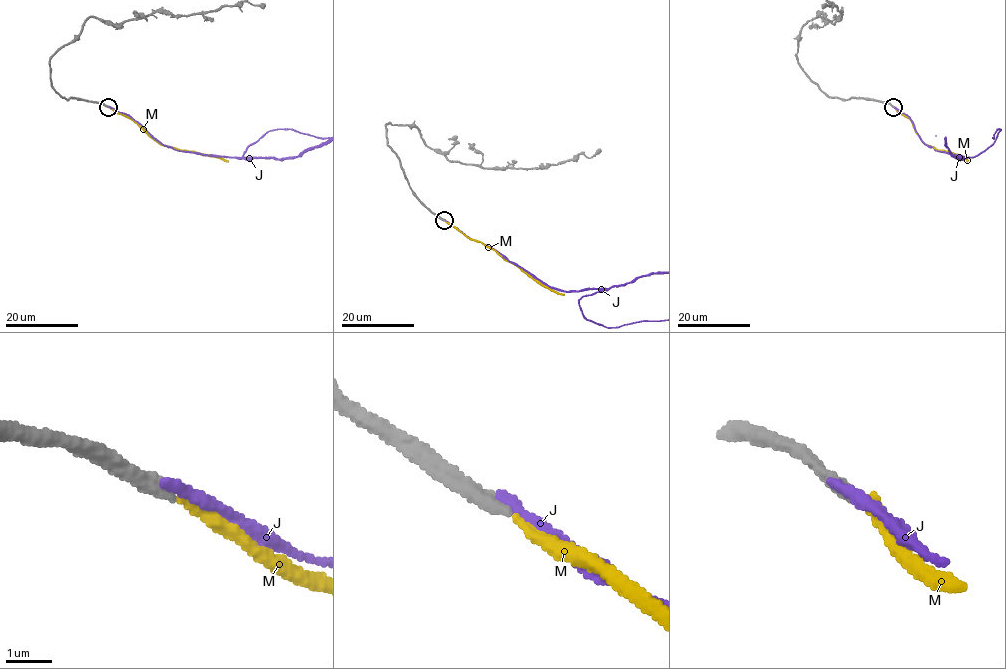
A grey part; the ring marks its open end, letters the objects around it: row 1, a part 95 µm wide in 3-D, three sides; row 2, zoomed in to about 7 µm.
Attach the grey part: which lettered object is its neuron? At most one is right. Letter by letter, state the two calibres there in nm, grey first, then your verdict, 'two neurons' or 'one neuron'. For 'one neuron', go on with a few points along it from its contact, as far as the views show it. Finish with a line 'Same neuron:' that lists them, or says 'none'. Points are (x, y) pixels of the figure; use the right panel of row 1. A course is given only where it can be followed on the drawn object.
J: calibres 360 and 240 nm; two neurons
M: calibres 300 and 280 nm; one neuron; course (893, 107), (913, 123), (925, 144), (958, 154), (968, 161)
Same neuron: M

